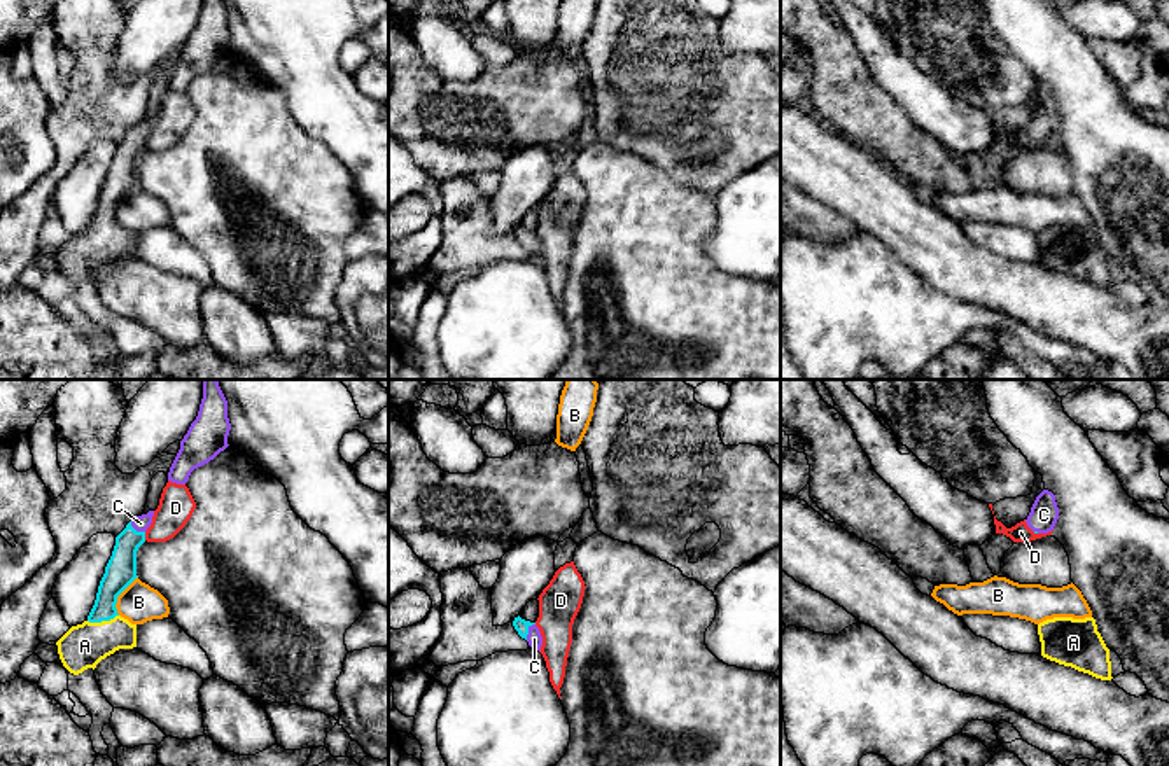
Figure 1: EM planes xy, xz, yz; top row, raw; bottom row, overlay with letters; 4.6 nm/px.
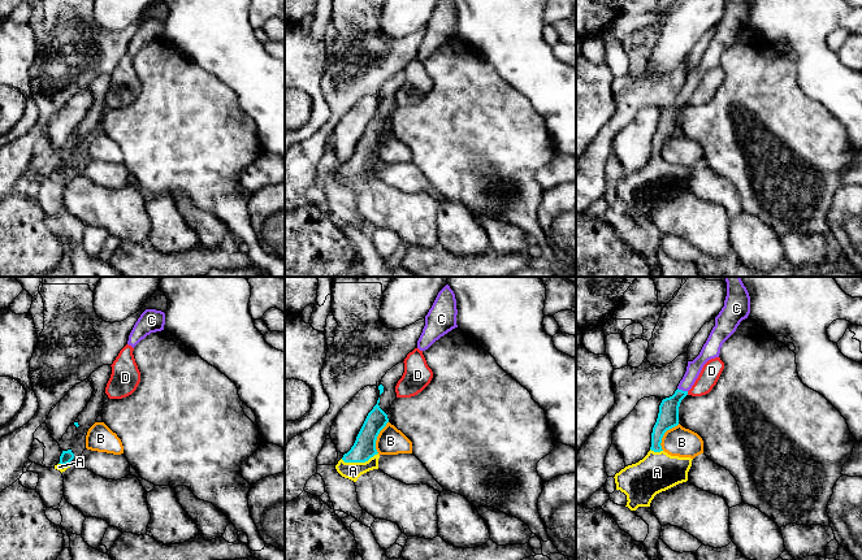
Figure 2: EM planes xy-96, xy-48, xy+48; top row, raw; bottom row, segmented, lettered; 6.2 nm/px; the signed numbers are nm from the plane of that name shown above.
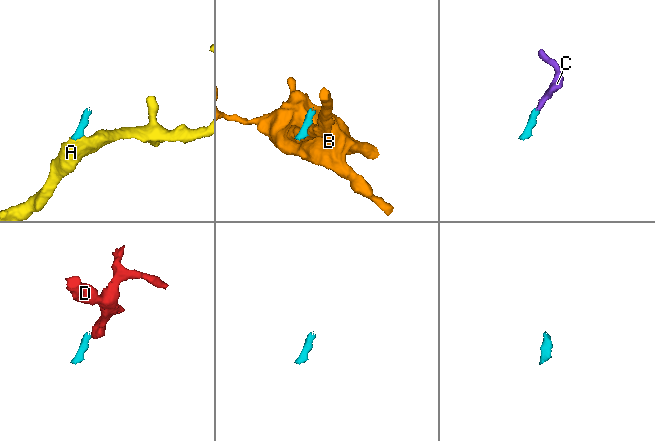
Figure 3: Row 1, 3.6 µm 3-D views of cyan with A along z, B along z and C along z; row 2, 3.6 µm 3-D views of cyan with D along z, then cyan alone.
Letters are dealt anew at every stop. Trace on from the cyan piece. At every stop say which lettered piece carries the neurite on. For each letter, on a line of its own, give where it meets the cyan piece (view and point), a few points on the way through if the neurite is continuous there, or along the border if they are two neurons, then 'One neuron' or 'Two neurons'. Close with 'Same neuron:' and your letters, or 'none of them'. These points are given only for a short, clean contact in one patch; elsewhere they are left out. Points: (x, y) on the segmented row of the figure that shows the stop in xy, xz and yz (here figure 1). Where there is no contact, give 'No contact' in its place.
A: Touches cyan at xy (102, 619). Path across: xy (121, 571), (107, 591), (102, 619), (102, 628), (84, 646). One neuron
B: Touches cyan at xy (119, 593). Boundary: xy (137, 576), (118, 597), (118, 614). Two neurons
C: Touches cyan at xz (527, 632). Path across: xz (520, 625), (527, 632), (534, 639). One neuron
D: Touches cyan at xy (144, 536). Boundary: xy (144, 532), (146, 539). Two neurons
Same neuron: A, C

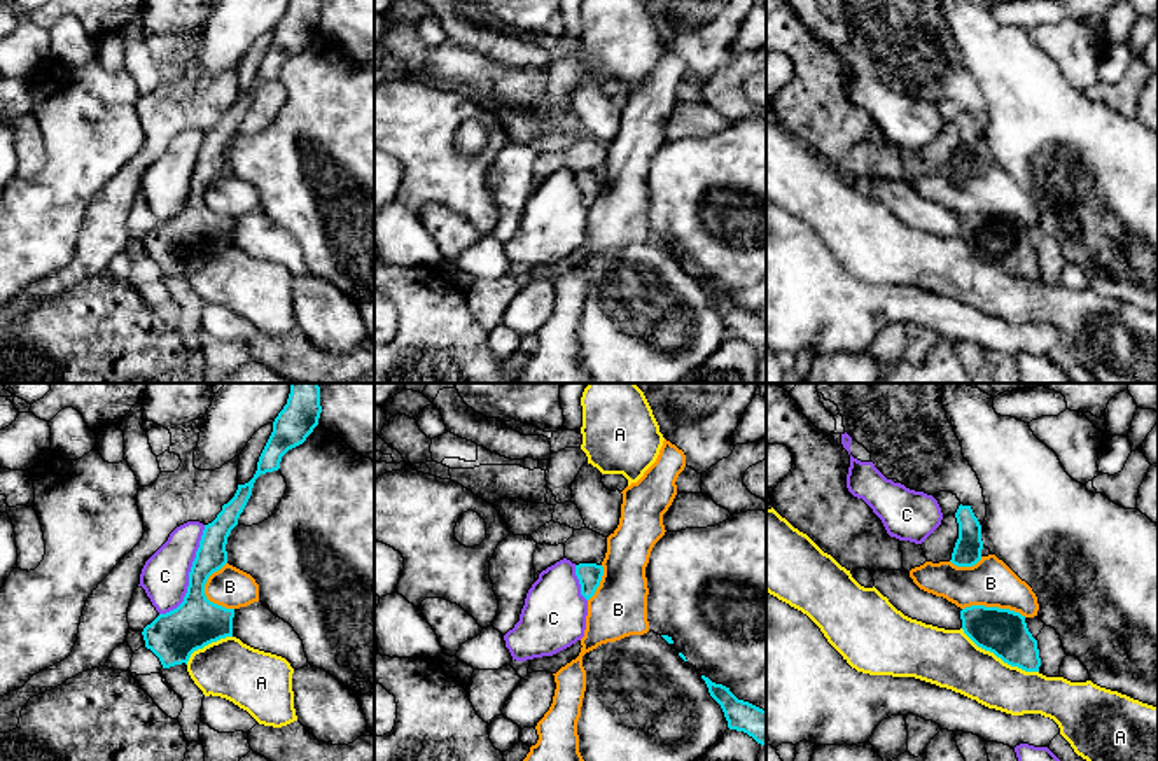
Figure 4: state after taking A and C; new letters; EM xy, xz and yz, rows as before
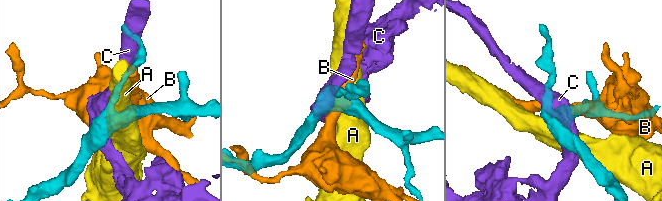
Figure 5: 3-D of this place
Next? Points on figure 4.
A: Touches cyan at yz (999, 656). Two neurons
B: Touches cyan at xy (203, 592). Boundary: xy (226, 562), (209, 578), (205, 595), (233, 609). Two neurons
C: Touches cyan at xy (189, 574). Two neurons
Same neuron: none of them

